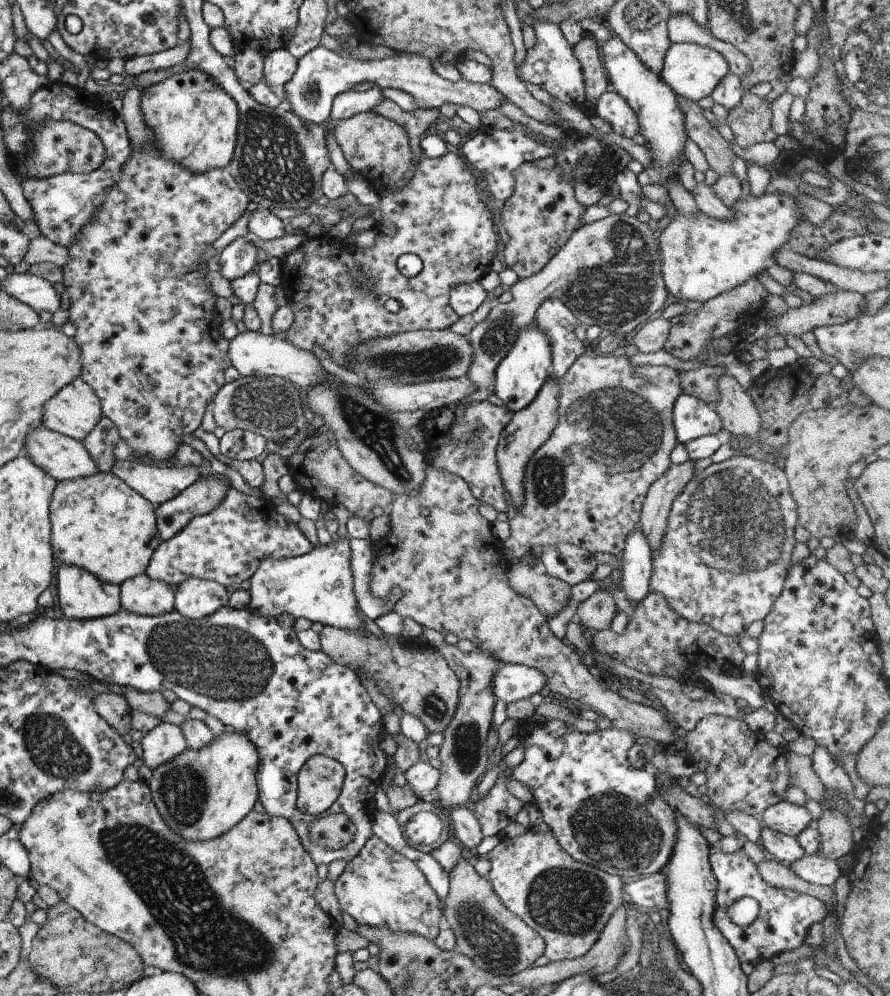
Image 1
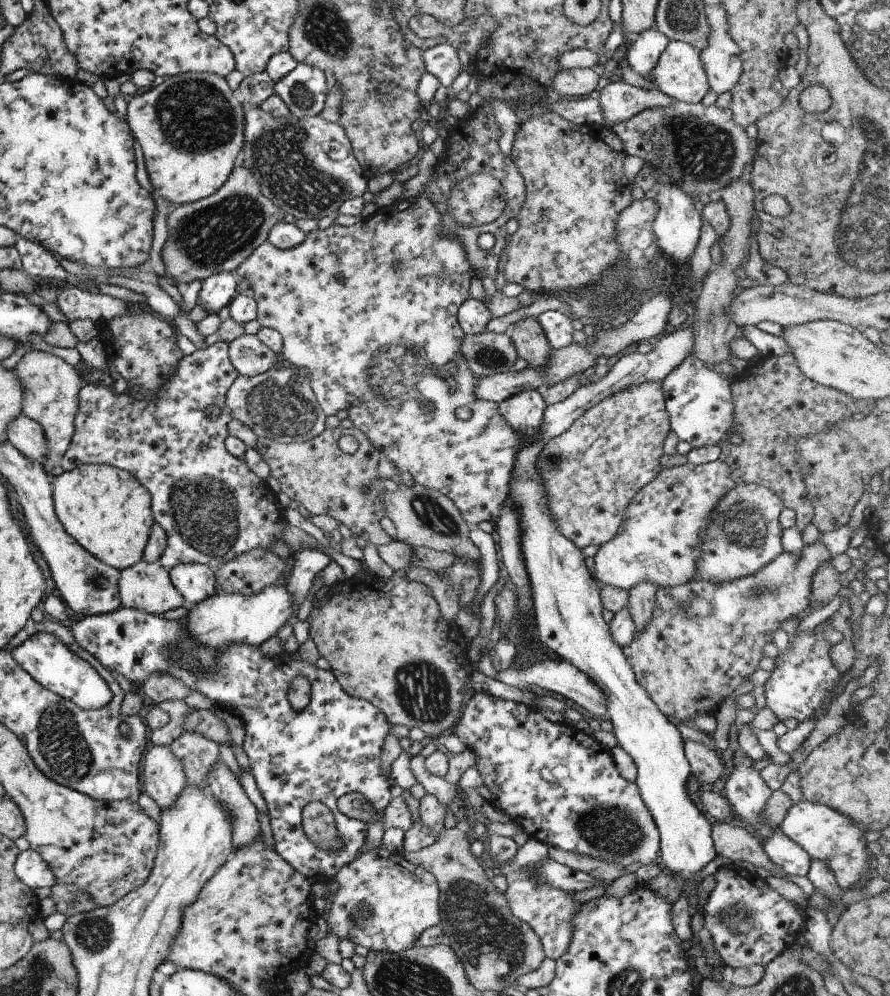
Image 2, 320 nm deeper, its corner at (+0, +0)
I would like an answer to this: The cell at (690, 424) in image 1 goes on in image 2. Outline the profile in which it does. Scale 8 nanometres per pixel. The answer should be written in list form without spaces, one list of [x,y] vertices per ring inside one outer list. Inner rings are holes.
[[[693,352],[689,353],[669,374],[660,380],[664,407],[669,417],[670,430],[678,440],[684,440],[692,448],[718,445],[734,438],[732,432],[733,399],[730,382],[717,369],[708,367]]]

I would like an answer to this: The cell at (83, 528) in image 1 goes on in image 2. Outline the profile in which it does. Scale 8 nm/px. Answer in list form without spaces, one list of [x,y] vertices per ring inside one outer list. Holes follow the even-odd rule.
[[[84,464],[51,478],[51,486],[55,516],[81,548],[115,570],[141,560],[154,520],[150,494],[132,474],[108,464]]]

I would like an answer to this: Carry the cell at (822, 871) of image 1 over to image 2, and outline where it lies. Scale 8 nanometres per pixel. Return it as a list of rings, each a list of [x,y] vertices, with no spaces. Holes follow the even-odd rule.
[[[775,830],[760,841],[767,858],[786,874],[805,876],[808,873],[811,861],[808,854],[781,831]]]

